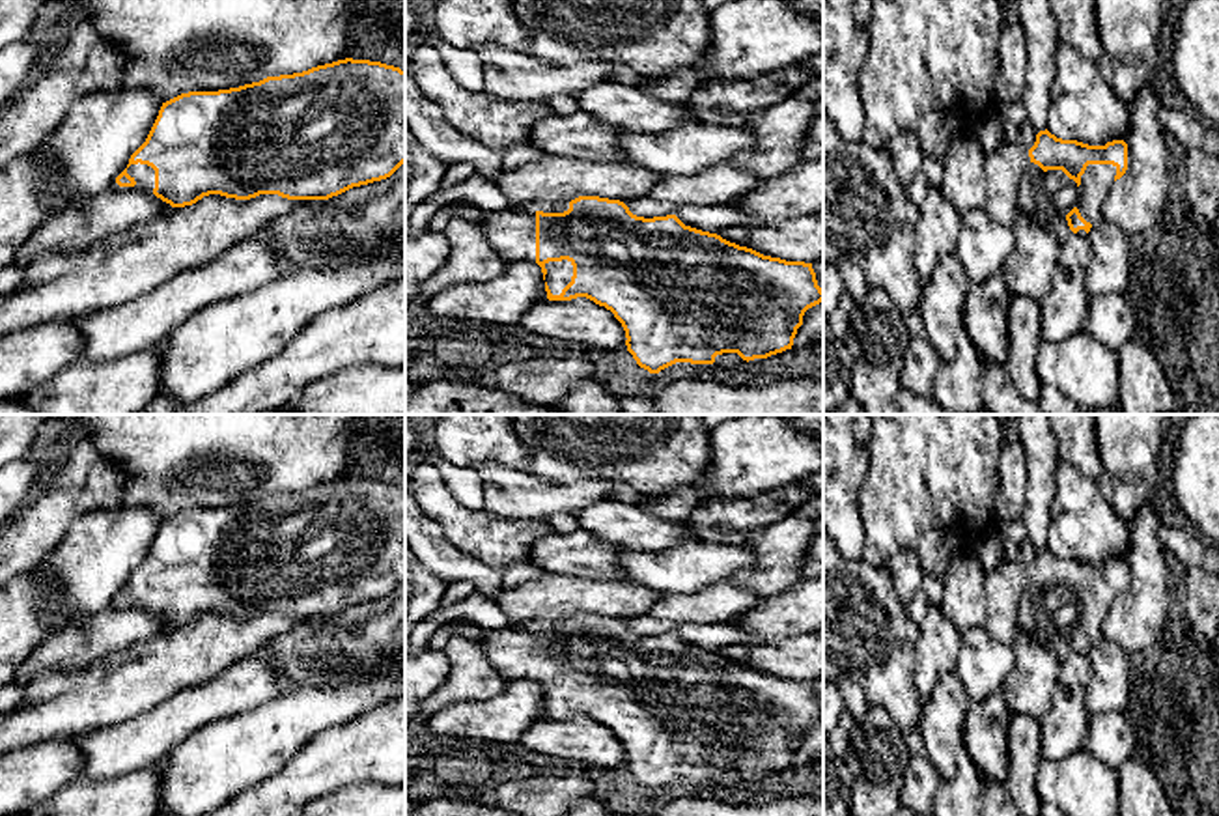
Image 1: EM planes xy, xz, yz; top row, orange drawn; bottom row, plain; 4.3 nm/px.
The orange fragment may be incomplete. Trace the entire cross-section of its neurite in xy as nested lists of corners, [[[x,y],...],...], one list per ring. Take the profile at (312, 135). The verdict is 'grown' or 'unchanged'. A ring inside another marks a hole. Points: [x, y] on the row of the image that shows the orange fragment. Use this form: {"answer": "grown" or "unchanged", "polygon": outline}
{"answer": "grown", "polygon": [[[338,60],[302,73],[267,77],[218,91],[189,91],[162,103],[146,142],[116,177],[172,207],[192,205],[220,194],[250,200],[278,194],[287,200],[329,200],[353,187],[390,177],[405,162],[405,71],[370,60]]]}

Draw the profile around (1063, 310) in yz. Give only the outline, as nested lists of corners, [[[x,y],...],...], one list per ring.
[[[1057,267],[1047,295],[1040,301],[1040,334],[1060,342],[1085,331],[1090,295],[1083,267]]]

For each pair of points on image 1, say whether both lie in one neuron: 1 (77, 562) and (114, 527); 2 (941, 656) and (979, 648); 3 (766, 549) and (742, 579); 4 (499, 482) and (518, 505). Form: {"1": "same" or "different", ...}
{"1": "same", "2": "different", "3": "same", "4": "same"}

